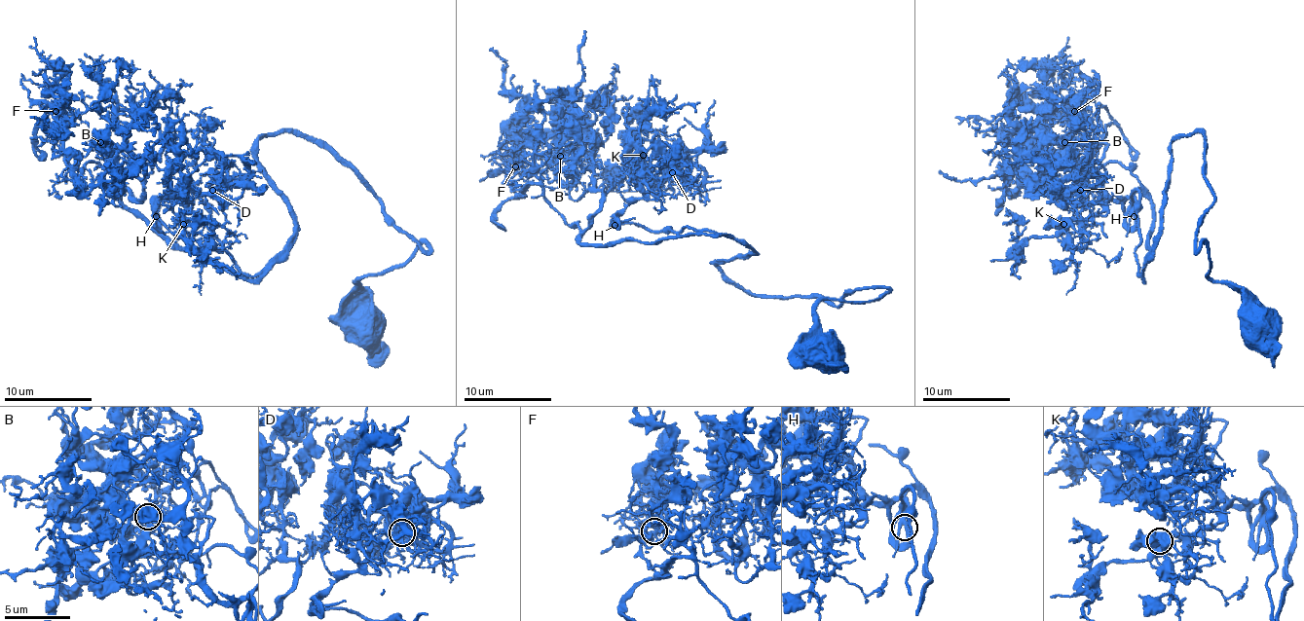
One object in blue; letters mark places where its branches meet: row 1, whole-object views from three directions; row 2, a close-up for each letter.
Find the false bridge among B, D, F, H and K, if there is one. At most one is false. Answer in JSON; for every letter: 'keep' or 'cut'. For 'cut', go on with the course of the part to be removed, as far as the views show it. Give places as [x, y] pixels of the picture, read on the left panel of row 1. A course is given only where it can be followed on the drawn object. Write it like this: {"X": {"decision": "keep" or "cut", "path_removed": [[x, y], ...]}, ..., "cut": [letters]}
{"B": {"decision": "keep"}, "D": {"decision": "keep"}, "F": {"decision": "keep"}, "H": {"decision": "keep"}, "K": {"decision": "keep"}, "cut": []}

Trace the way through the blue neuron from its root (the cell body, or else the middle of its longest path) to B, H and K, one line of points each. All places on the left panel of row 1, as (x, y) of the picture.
B: (361, 329), (357, 283), (428, 247), (326, 149), (256, 142), (293, 237), (234, 276), (137, 217), (100, 142)
H: (361, 329), (357, 283), (428, 247), (326, 149), (256, 142), (293, 237), (251, 276), (192, 193), (155, 217)
K: (361, 329), (428, 247), (326, 149), (256, 142), (293, 221), (256, 274), (153, 205), (183, 224)

